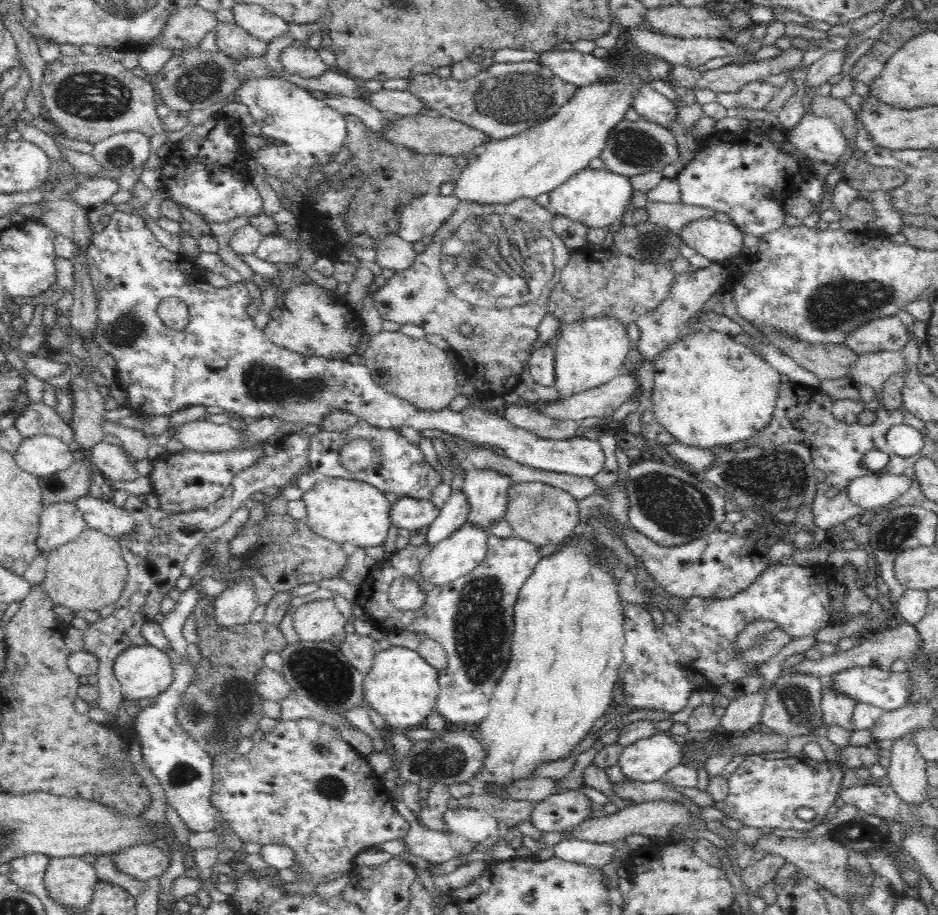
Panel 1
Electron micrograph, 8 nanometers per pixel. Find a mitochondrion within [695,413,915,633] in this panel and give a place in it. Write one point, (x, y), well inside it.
(780, 476)

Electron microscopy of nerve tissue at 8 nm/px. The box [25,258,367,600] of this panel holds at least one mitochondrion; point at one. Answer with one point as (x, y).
(263, 382)

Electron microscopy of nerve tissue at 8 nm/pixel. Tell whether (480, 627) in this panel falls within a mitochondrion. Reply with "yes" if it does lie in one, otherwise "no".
yes

